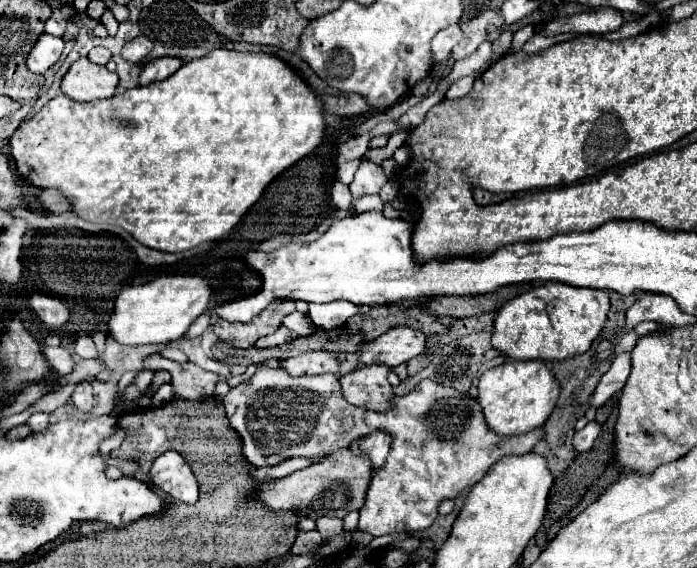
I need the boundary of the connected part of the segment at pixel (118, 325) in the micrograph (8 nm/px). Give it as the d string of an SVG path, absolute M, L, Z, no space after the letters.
M178 274L178 276L160 276L142 286L130 286L120 292L116 298L114 314L108 322L110 336L120 344L138 346L138 344L164 344L178 340L186 334L190 324L206 310L212 288L206 278Z

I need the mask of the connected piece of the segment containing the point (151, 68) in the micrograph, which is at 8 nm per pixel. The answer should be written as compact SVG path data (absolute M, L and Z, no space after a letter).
M164 56L164 58L158 58L158 60L150 60L144 66L144 72L140 76L140 84L152 84L152 82L164 80L170 74L174 74L182 64L184 64L184 60L178 60L174 56Z

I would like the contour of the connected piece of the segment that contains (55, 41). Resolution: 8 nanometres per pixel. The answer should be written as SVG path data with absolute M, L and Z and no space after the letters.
M42 34L38 38L38 42L34 44L32 52L28 54L28 68L34 72L34 74L44 74L48 68L52 68L60 54L62 54L62 48L64 48L64 40L62 38L54 38L50 34Z

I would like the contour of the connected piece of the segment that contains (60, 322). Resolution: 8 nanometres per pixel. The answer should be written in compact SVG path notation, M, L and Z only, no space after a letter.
M40 290L30 292L30 306L40 316L40 320L52 330L60 330L70 318L68 308L58 298L52 298Z

